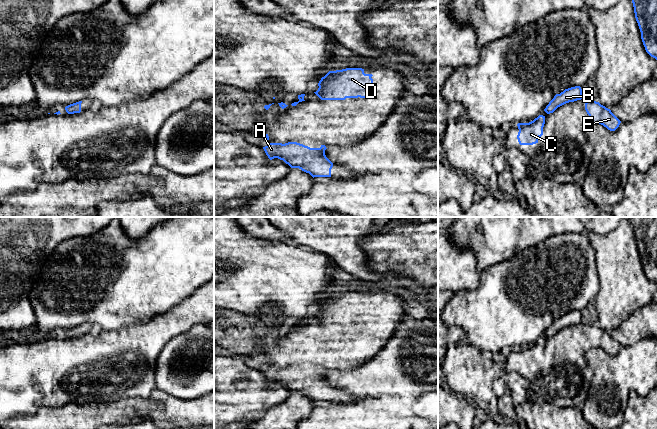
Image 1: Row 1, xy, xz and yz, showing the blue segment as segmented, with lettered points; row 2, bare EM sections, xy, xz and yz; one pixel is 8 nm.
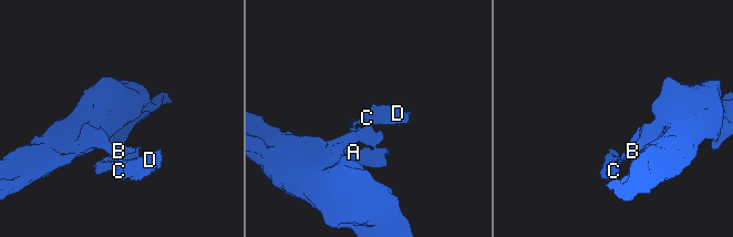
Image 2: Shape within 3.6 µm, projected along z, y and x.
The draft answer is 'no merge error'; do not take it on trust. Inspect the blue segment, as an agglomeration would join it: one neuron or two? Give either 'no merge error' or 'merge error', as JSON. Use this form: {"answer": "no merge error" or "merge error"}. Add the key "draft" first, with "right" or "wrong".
{"draft": "wrong", "answer": "merge error"}

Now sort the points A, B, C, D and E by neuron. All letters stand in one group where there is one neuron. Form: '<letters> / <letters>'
A C D E / B

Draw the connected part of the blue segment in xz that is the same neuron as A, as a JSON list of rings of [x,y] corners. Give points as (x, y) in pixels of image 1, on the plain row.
[[[297,366],[270,367],[263,373],[270,384],[283,384],[291,392],[299,392],[313,402],[331,401],[333,387],[325,379],[325,369],[310,372]]]

